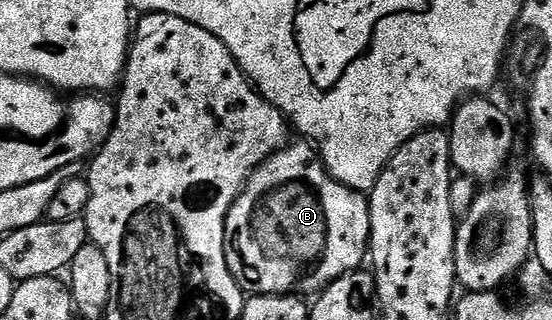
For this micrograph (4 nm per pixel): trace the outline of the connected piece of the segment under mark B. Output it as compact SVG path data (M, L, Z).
M287 143L251 173L226 216L228 271L247 295L317 295L345 273L363 268L370 248L370 203L365 193L344 187L326 170L315 146Z

